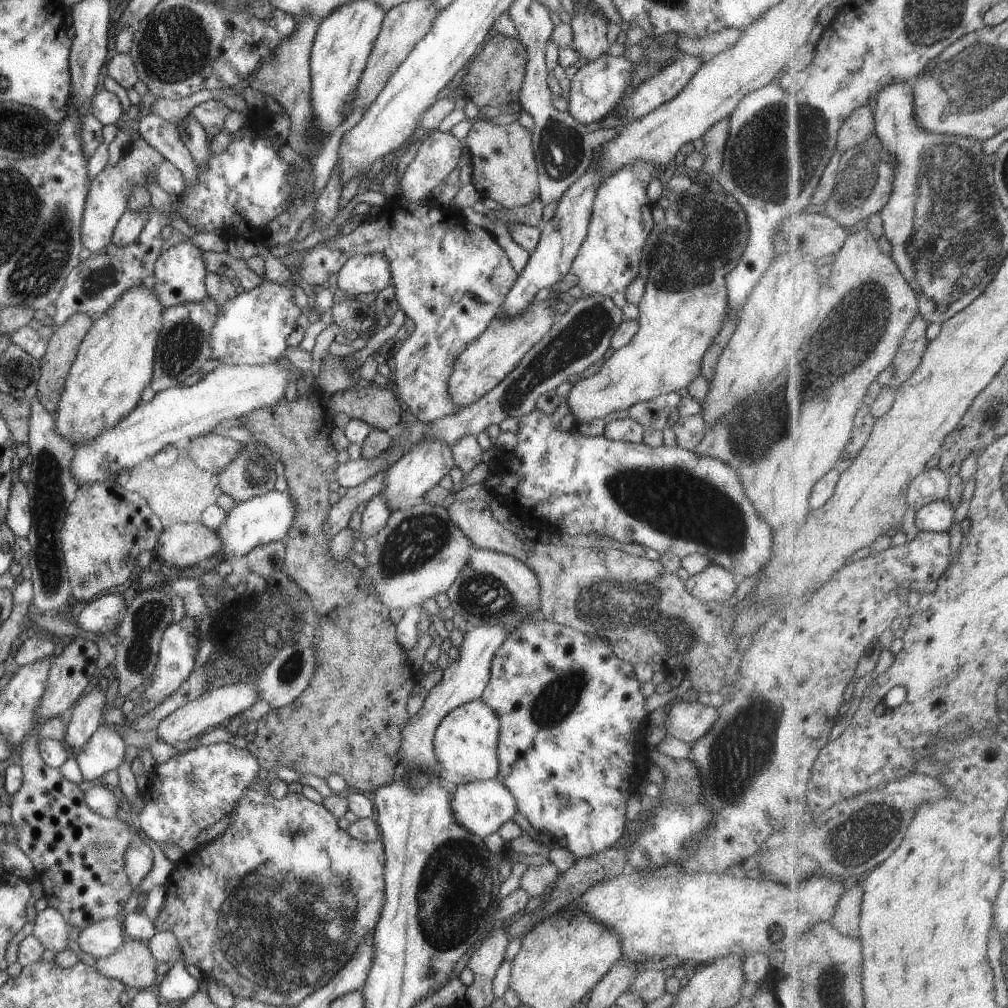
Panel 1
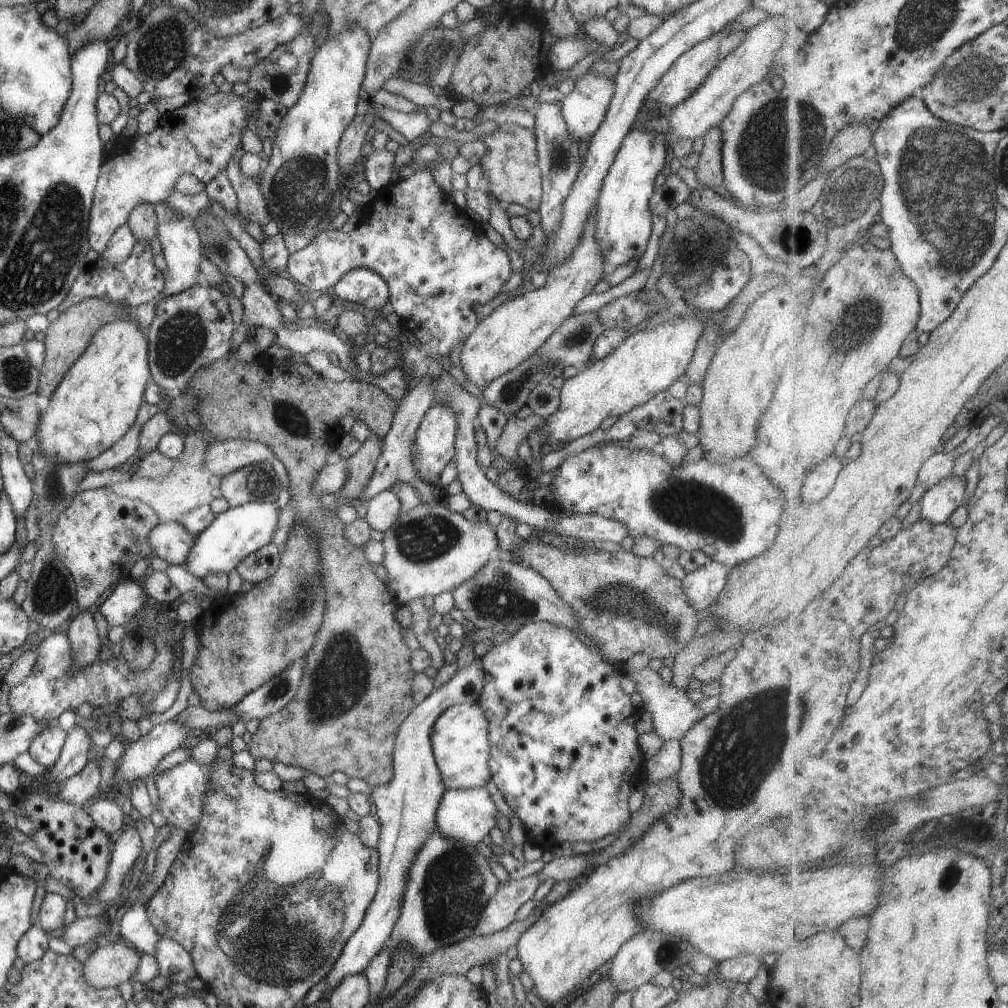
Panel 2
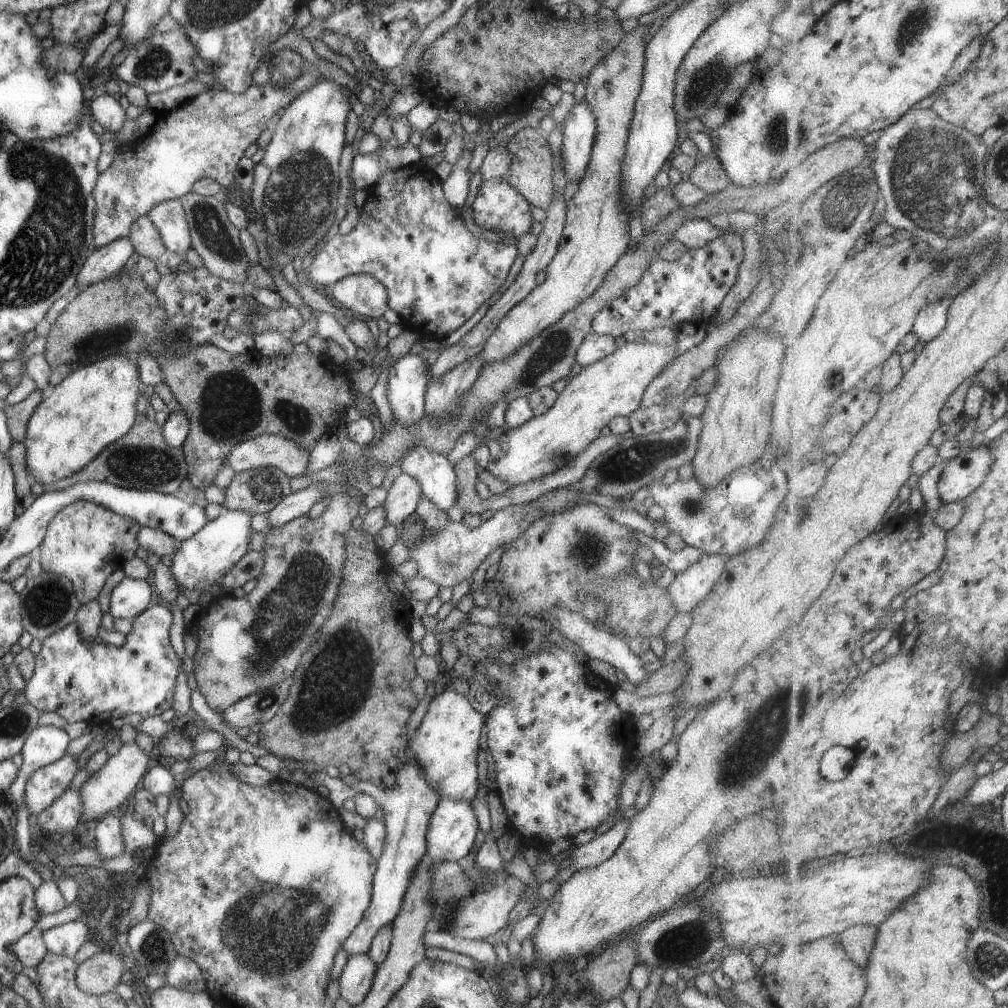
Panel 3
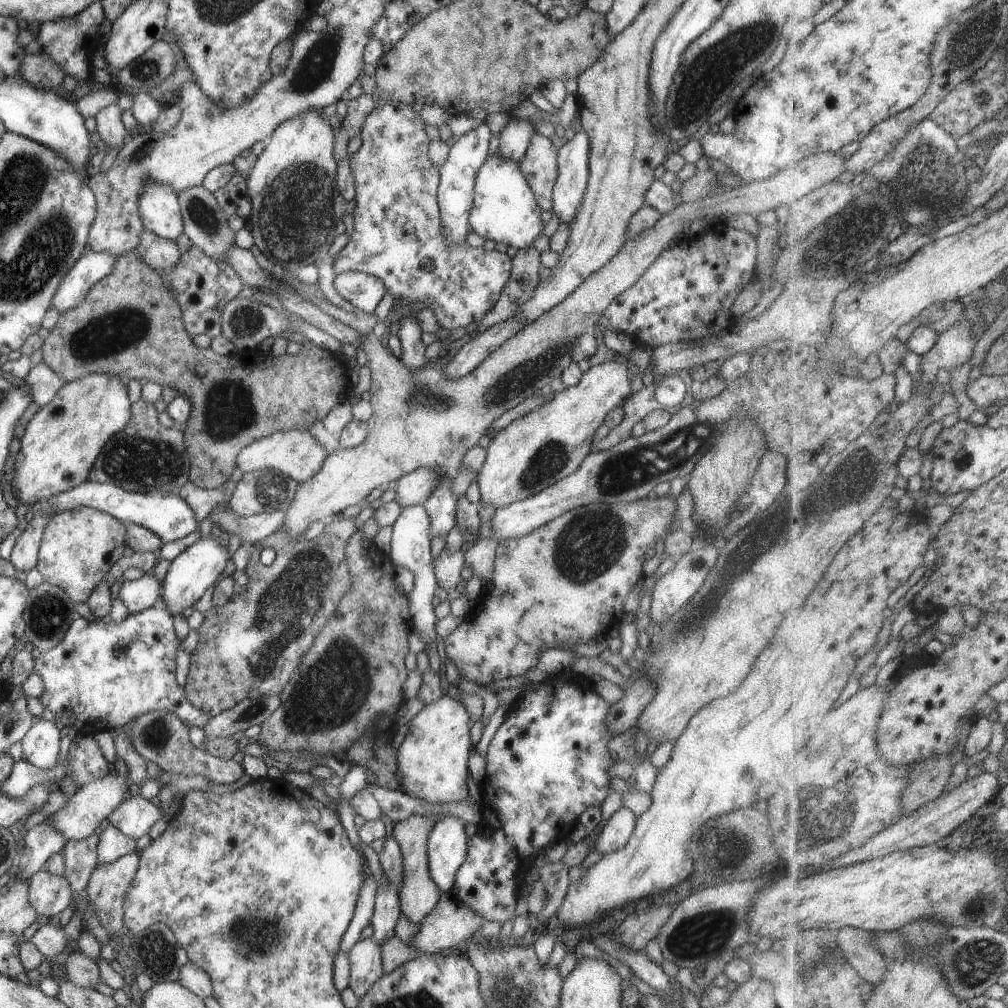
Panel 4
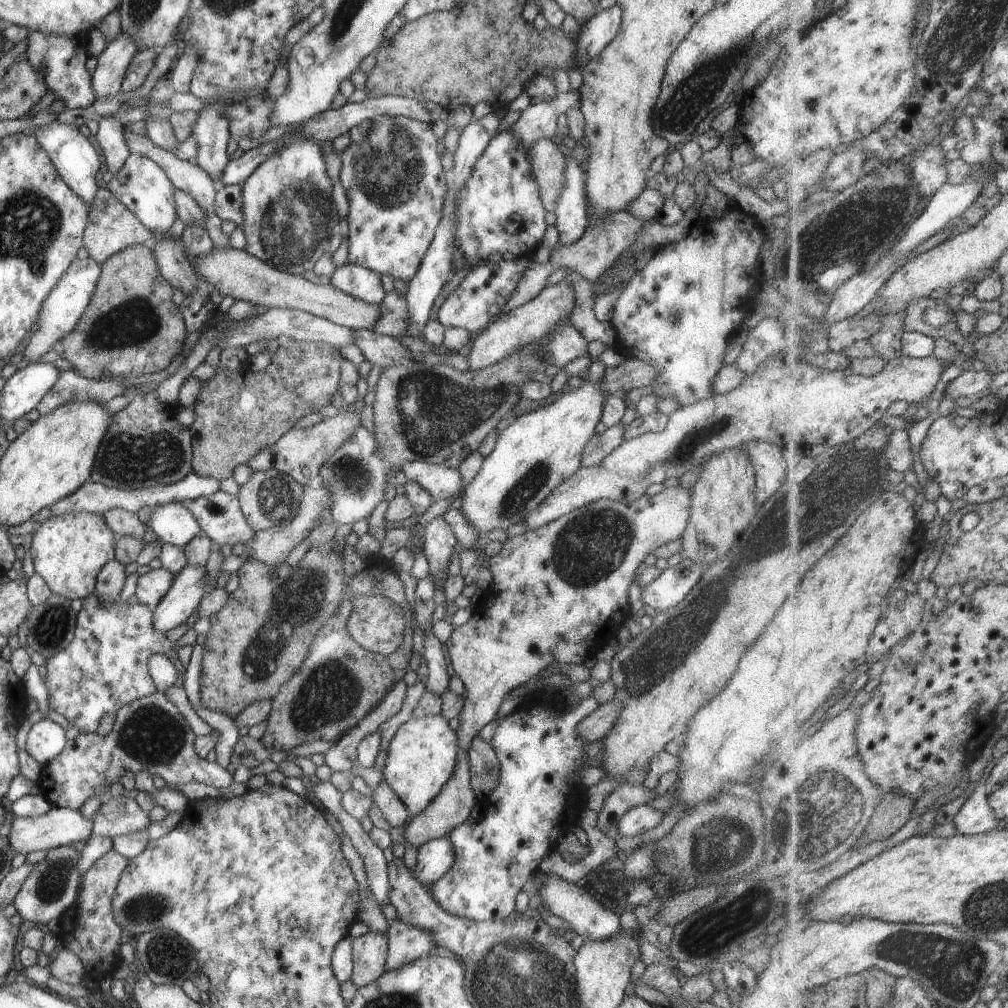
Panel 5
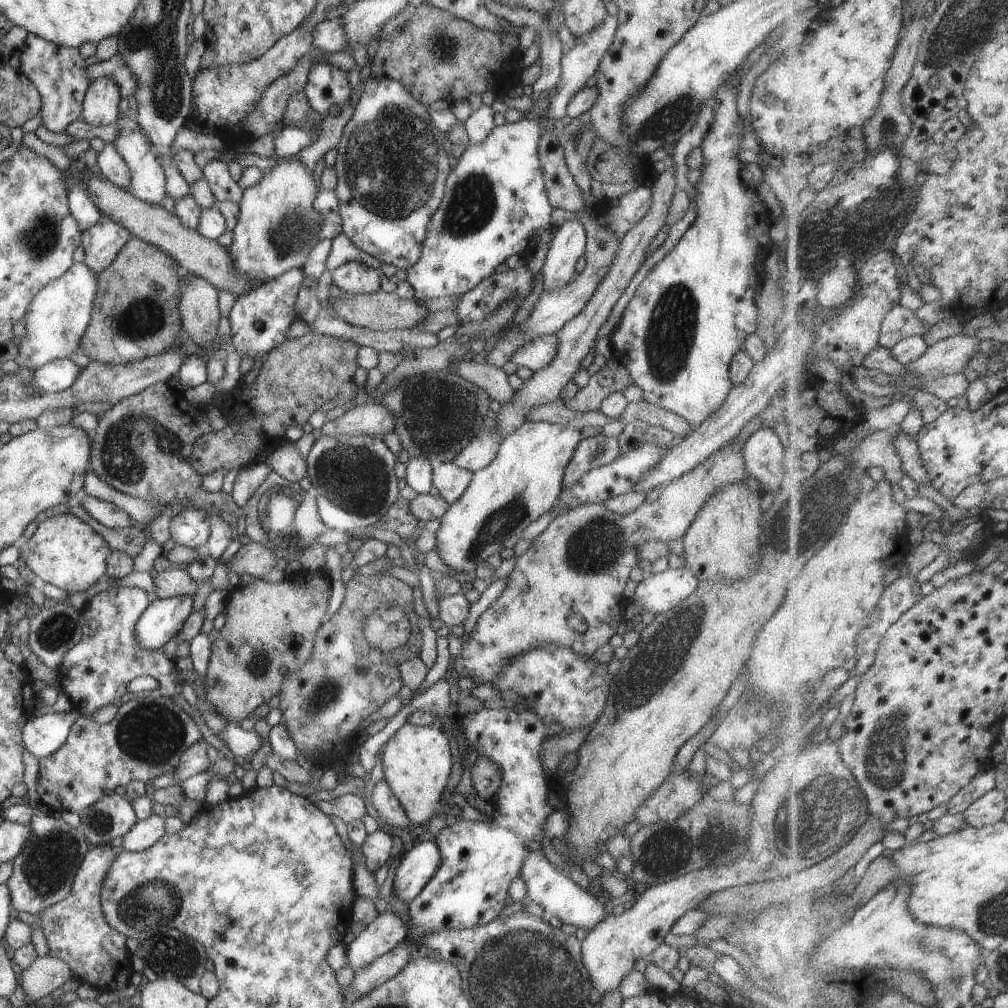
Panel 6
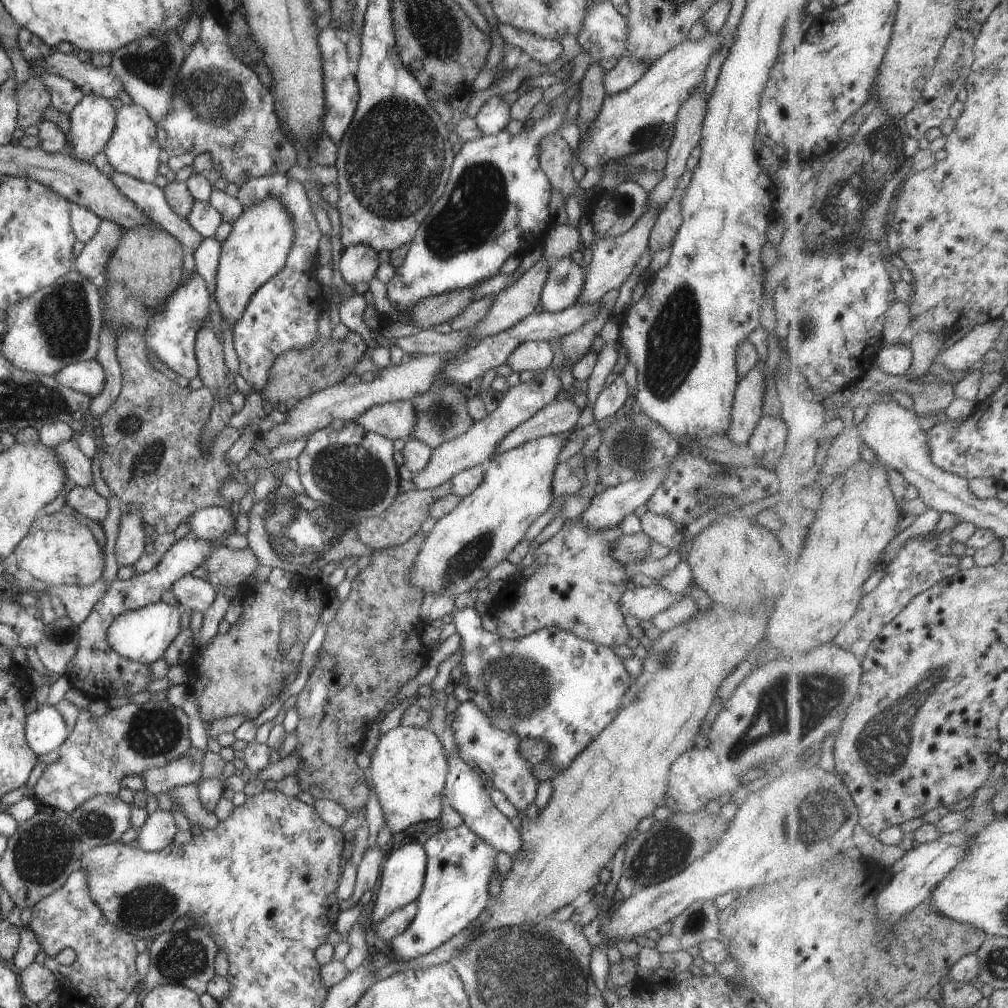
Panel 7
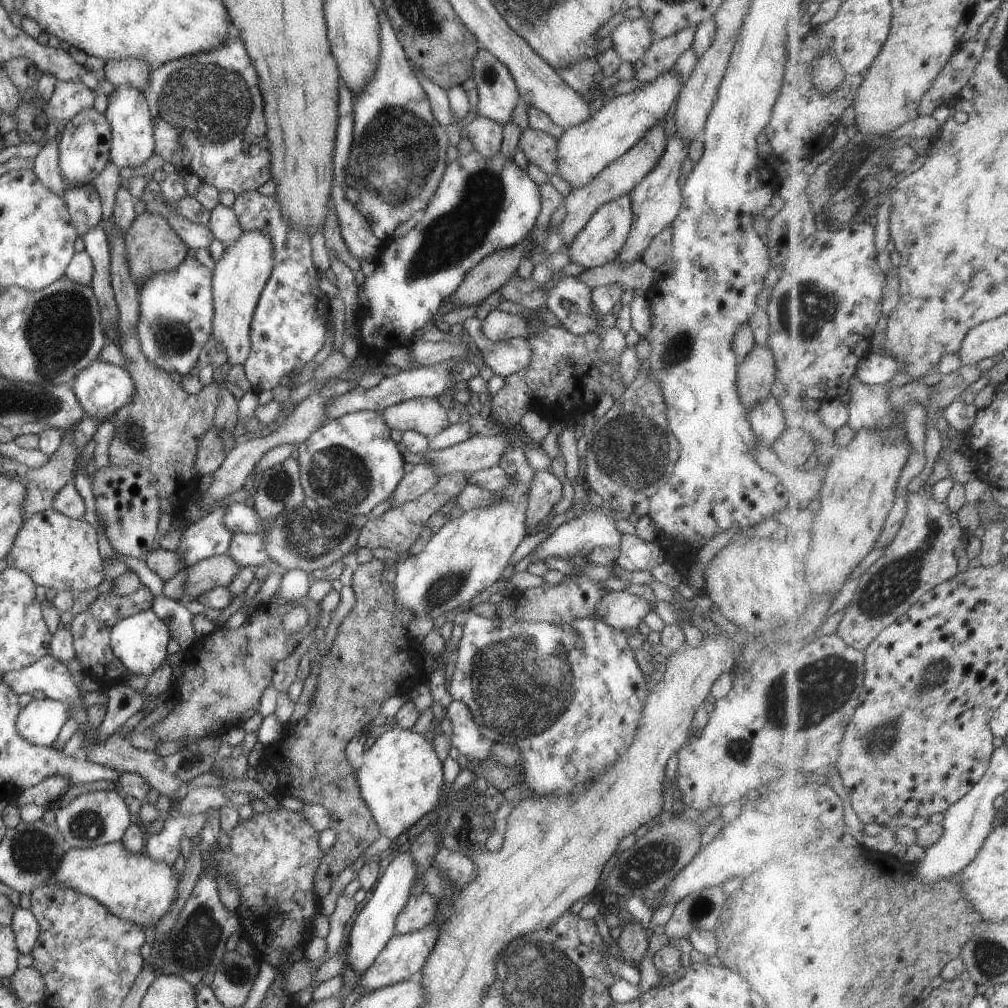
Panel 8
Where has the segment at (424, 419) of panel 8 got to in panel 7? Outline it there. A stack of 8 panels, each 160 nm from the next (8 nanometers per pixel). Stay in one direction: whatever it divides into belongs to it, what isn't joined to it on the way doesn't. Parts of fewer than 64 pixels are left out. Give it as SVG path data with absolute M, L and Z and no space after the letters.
M409 401L373 405L356 416L356 423L365 430L376 432L392 441L407 439L416 423L414 408Z

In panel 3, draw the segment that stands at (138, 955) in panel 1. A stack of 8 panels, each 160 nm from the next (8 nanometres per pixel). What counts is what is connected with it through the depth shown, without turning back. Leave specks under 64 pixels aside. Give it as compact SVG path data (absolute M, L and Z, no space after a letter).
M118 948L112 952L103 952L99 949L76 966L76 987L88 995L100 995L113 991L119 984L119 977L124 972L118 956Z

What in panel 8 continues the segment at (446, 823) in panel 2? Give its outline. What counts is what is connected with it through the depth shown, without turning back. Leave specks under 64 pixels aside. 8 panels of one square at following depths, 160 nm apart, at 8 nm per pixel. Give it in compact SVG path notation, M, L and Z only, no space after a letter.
M407 850L407 852L395 856L375 882L371 898L359 910L347 939L347 951L344 958L349 962L353 973L359 975L365 973L367 968L371 966L371 962L375 960L375 956L383 950L383 946L387 944L389 938L394 936L393 922L411 896L417 870L419 868L415 866L415 860L413 860L411 852Z

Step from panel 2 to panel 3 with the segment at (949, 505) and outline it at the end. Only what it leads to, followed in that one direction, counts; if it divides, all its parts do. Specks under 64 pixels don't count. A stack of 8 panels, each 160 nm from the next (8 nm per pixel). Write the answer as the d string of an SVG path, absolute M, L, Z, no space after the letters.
M989 444L971 446L954 459L945 461L937 484L941 502L965 500L987 480L993 463Z

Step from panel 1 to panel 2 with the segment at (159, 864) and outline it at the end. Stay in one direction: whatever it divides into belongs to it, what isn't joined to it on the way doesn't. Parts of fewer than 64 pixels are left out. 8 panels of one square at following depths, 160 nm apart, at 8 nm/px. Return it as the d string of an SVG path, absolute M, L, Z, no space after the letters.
M139 897L132 900L132 906L123 914L121 920L116 923L116 933L121 940L133 947L140 955L154 955L156 942L160 937L145 912L145 903Z

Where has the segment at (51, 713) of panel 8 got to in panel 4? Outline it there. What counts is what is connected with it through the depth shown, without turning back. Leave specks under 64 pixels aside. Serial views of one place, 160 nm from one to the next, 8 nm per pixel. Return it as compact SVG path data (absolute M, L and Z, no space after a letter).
M43 719L33 723L20 740L25 762L43 770L53 768L59 753L59 731L53 723Z

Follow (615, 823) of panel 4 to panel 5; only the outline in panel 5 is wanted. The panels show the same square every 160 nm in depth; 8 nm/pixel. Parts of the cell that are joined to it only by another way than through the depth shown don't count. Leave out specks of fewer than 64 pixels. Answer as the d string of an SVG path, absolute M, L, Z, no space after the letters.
M634 805L619 818L618 837L633 837L657 826L664 816L663 811L649 805Z

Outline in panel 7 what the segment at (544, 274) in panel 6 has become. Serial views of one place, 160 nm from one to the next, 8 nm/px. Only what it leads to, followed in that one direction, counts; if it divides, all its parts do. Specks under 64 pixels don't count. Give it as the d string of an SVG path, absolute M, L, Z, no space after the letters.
M569 255L559 259L548 271L546 274L545 282L543 283L541 292L540 292L540 301L542 307L545 311L554 313L557 311L562 311L568 306L571 306L576 302L578 294L583 288L584 277L583 277L583 268L578 267L570 259Z

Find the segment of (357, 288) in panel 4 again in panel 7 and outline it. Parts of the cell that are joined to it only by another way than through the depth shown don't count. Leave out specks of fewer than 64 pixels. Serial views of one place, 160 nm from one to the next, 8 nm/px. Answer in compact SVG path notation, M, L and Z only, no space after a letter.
M355 243L343 248L337 262L341 278L349 286L361 281L368 282L377 267L377 252L365 243Z

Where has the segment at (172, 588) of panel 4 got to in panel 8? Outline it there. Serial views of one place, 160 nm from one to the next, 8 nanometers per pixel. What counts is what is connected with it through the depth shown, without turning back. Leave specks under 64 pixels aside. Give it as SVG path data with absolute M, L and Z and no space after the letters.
M151 609L135 612L130 616L125 616L123 620L115 622L115 625L109 630L109 647L115 657L130 676L145 674L150 676L155 668L159 668L165 661L167 654L167 642L170 640L169 631L162 620L159 620Z

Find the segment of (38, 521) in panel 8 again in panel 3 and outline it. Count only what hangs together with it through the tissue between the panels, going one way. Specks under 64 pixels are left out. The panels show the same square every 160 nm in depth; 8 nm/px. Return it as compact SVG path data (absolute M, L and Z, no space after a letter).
M78 500L59 509L47 523L43 540L38 544L41 570L65 577L72 582L72 589L80 604L95 599L101 590L105 579L117 568L122 568L124 562L133 557L138 547L137 531L141 527L134 520L119 516L93 502Z

